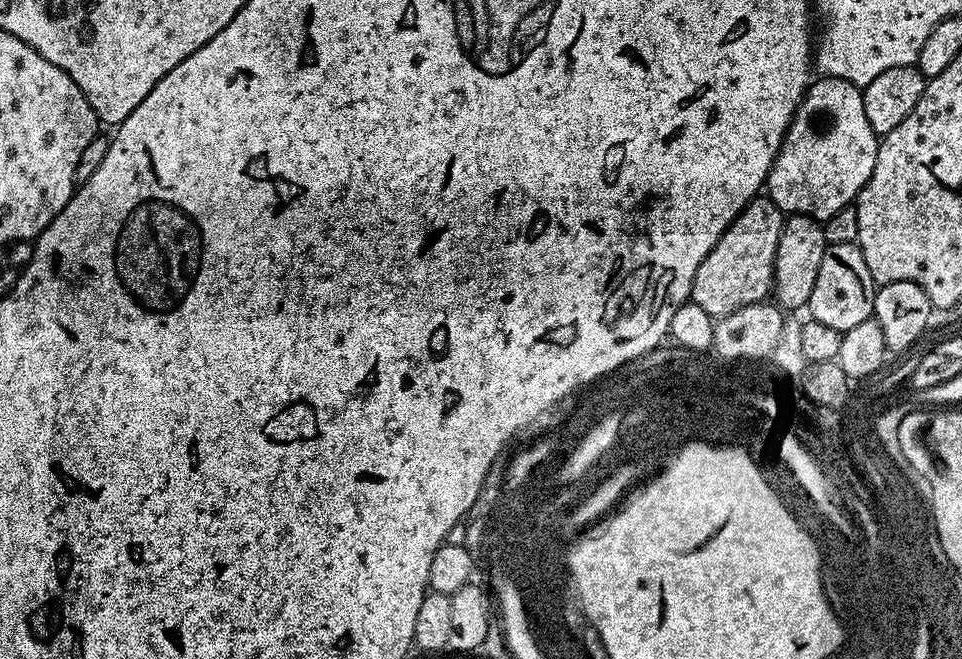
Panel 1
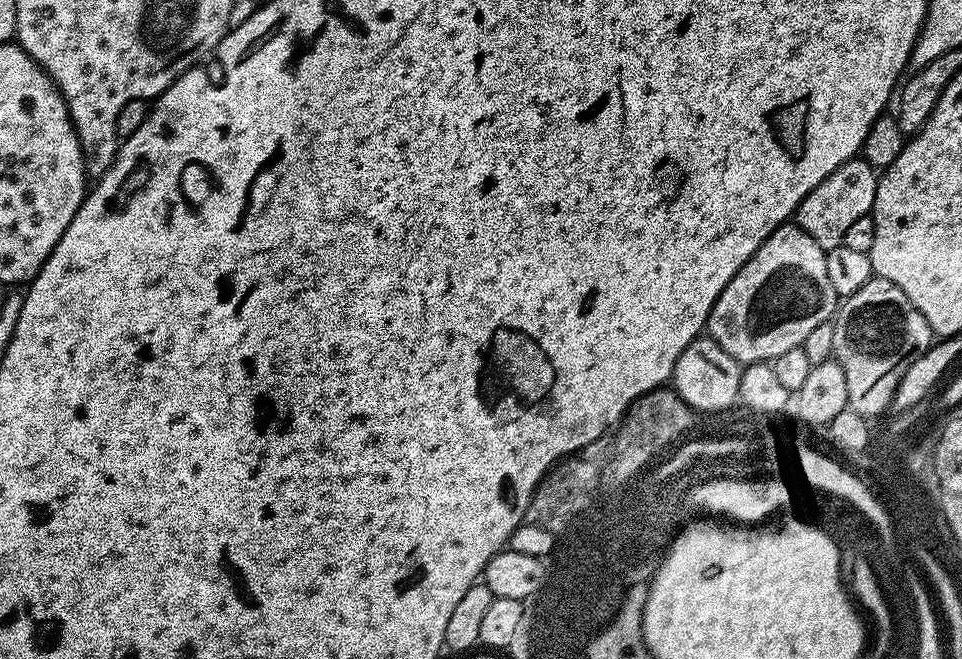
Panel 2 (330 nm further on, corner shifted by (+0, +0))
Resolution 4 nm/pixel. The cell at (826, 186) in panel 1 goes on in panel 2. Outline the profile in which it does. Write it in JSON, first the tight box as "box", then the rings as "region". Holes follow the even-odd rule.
{"box":[795,158,877,250],"region":[[[862,158],[846,161],[838,166],[838,170],[834,170],[834,174],[830,174],[830,178],[818,182],[818,186],[814,186],[814,190],[810,190],[806,198],[802,198],[802,202],[796,207],[795,223],[825,250],[841,247],[850,225],[856,219],[871,213],[877,179],[877,169],[871,168]]]}

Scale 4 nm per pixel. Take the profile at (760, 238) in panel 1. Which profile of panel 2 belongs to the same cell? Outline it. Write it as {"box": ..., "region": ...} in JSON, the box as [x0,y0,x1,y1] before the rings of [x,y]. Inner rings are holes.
{"box":[707,222,838,366],"region":[[[795,222],[779,224],[758,246],[758,250],[745,262],[742,270],[730,278],[726,290],[714,302],[712,313],[708,316],[707,335],[730,358],[742,366],[749,364],[775,362],[786,350],[794,350],[804,345],[806,337],[814,329],[829,323],[838,311],[838,297],[834,286],[830,286],[830,277],[826,275],[826,250],[806,234]]]}

